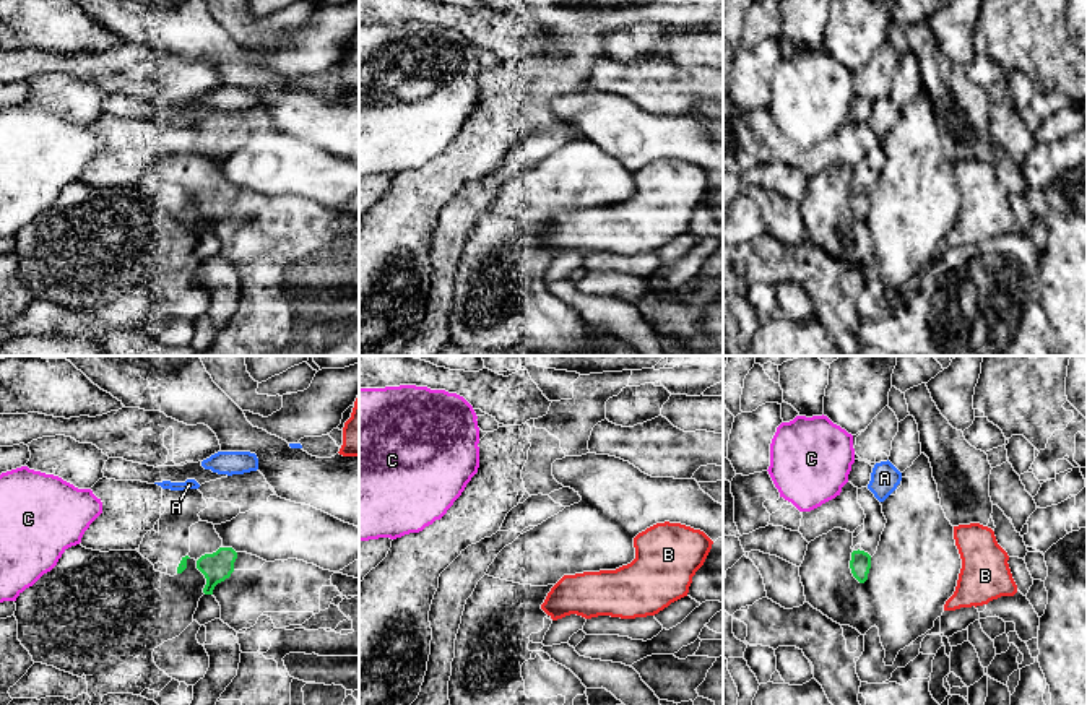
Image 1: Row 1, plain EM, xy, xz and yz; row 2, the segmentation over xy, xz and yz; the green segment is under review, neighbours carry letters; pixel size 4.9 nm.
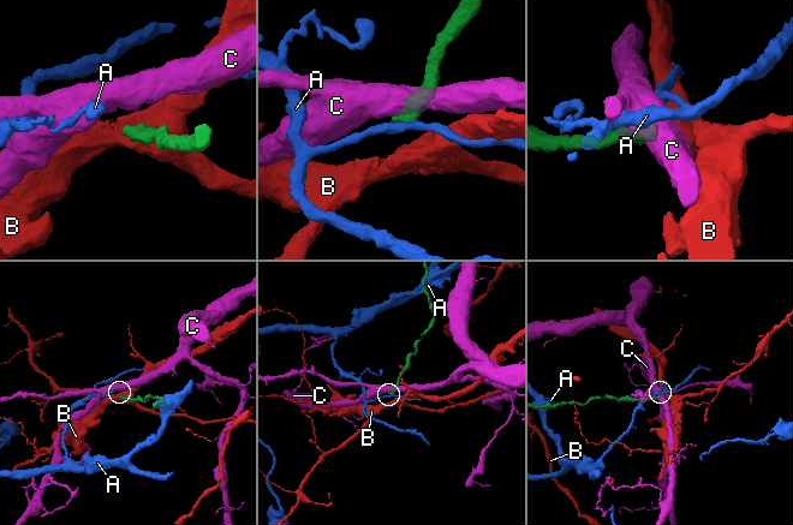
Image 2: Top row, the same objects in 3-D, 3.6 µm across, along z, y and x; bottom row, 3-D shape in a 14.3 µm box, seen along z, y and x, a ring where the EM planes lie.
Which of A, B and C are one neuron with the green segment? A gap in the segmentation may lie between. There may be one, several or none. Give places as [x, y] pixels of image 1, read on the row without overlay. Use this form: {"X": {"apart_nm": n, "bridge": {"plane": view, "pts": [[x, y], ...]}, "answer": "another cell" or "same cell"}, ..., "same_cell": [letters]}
{"A": {"apart_nm": 260, "bridge": {"plane": "yz", "pts": [[863, 187], [879, 137]]}, "answer": "another cell"}, "B": {"apart_nm": 400, "bridge": {"plane": "yz", "pts": [[866, 215], [944, 241]]}, "answer": "another cell"}, "C": {"apart_nm": 280, "bridge": {"plane": "yz", "pts": [[853, 187], [827, 137]]}, "answer": "another cell"}, "same_cell": []}

